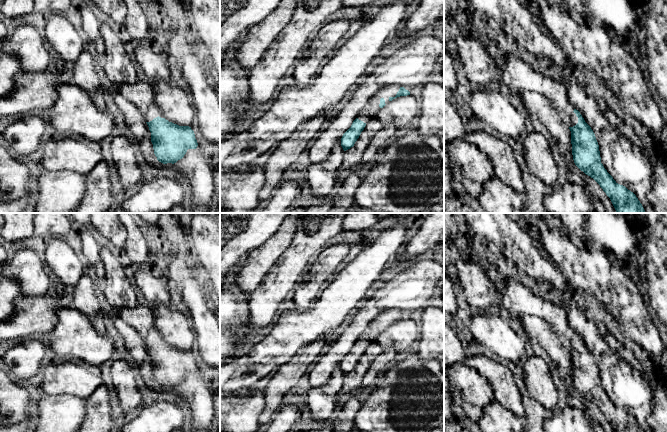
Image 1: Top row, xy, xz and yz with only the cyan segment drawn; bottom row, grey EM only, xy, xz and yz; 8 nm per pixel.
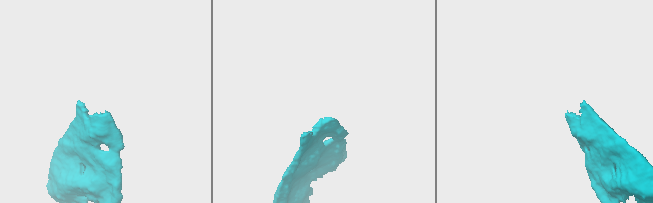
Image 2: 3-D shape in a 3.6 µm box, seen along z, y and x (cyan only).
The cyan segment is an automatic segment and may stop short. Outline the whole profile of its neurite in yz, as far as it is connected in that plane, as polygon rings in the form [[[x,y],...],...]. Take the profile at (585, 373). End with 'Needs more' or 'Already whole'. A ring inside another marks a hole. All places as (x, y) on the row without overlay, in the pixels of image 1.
[[[498,277],[500,300],[509,313],[537,316],[546,321],[571,355],[575,389],[593,402],[610,422],[614,432],[643,432],[636,419],[618,408],[601,387],[599,369],[591,351],[568,324],[559,302],[543,294],[536,296],[518,279]]]. Needs more

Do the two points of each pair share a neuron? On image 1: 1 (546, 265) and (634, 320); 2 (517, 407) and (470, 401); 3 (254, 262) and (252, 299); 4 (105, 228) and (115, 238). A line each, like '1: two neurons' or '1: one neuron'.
1: two neurons
2: two neurons
3: two neurons
4: one neuron

